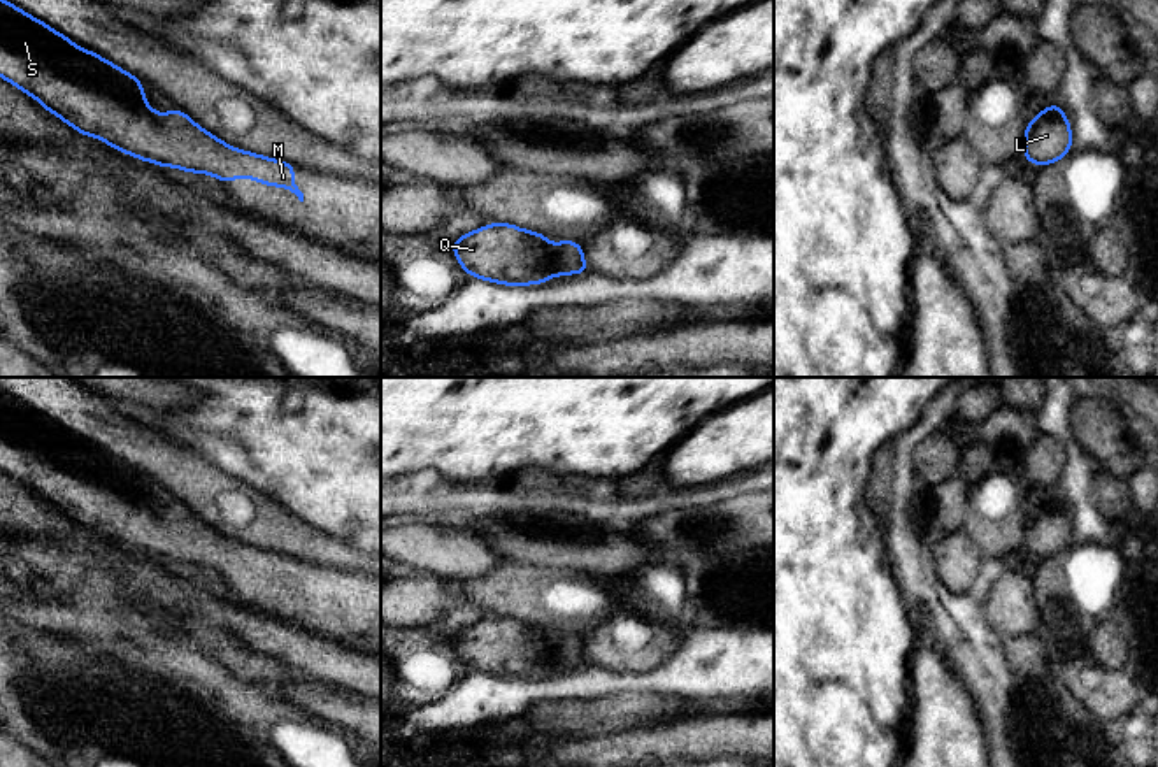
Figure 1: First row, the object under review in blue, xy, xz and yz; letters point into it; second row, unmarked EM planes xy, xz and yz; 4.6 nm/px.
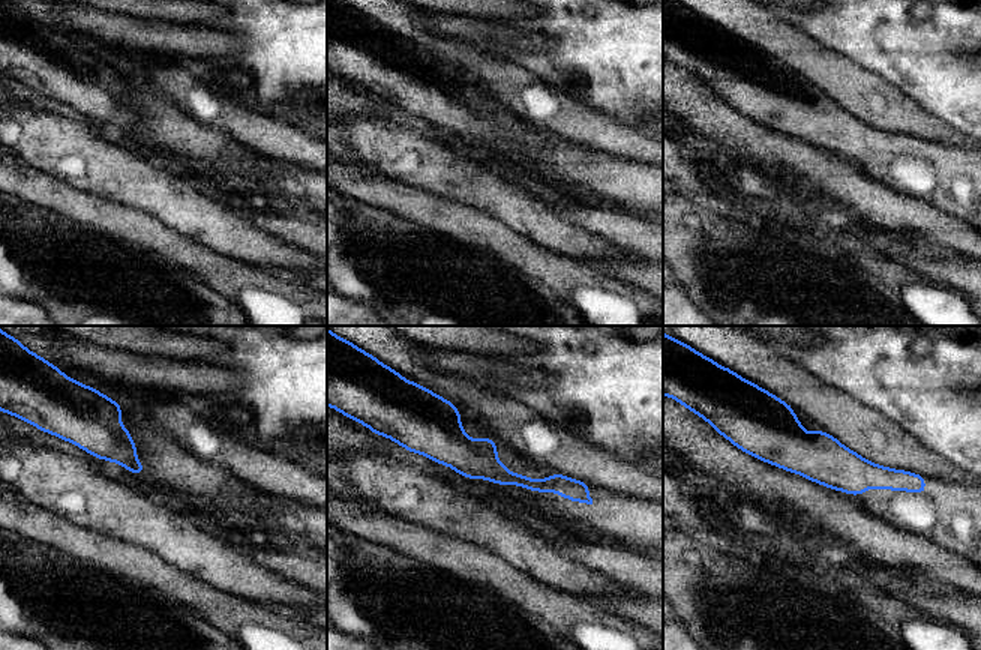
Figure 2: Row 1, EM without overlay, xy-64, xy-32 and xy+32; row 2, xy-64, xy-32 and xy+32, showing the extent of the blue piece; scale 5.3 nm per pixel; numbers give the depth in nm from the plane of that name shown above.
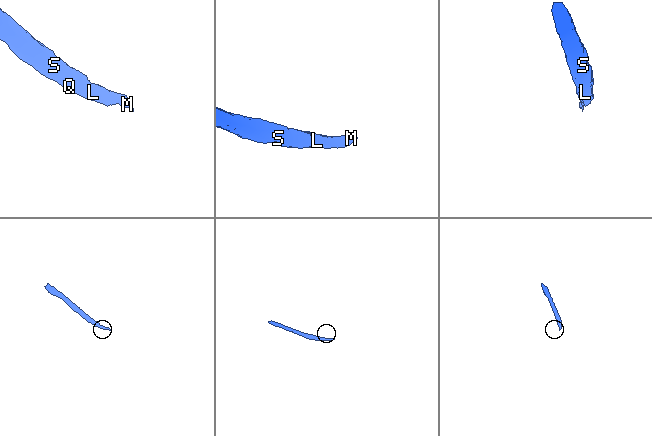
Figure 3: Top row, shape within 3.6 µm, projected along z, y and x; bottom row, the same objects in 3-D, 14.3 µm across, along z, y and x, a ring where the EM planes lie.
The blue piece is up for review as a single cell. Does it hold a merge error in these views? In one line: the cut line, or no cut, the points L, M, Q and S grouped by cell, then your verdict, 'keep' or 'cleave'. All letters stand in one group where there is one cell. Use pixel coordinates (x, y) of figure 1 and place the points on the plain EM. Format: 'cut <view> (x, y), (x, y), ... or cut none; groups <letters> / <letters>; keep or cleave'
cut none; groups L M Q S; keep

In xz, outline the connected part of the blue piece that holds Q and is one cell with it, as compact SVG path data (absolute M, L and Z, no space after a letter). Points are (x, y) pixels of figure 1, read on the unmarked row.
M511 616L484 618L449 641L470 670L504 679L544 677L549 670L591 665L581 635L561 632L553 639L546 627Z

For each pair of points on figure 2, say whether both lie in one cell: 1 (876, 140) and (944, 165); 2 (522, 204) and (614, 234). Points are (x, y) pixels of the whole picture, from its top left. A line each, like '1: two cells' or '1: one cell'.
1: one cell
2: two cells

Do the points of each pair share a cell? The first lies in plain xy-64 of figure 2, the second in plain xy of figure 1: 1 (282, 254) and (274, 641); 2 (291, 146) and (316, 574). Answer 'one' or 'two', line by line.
1: two
2: two

